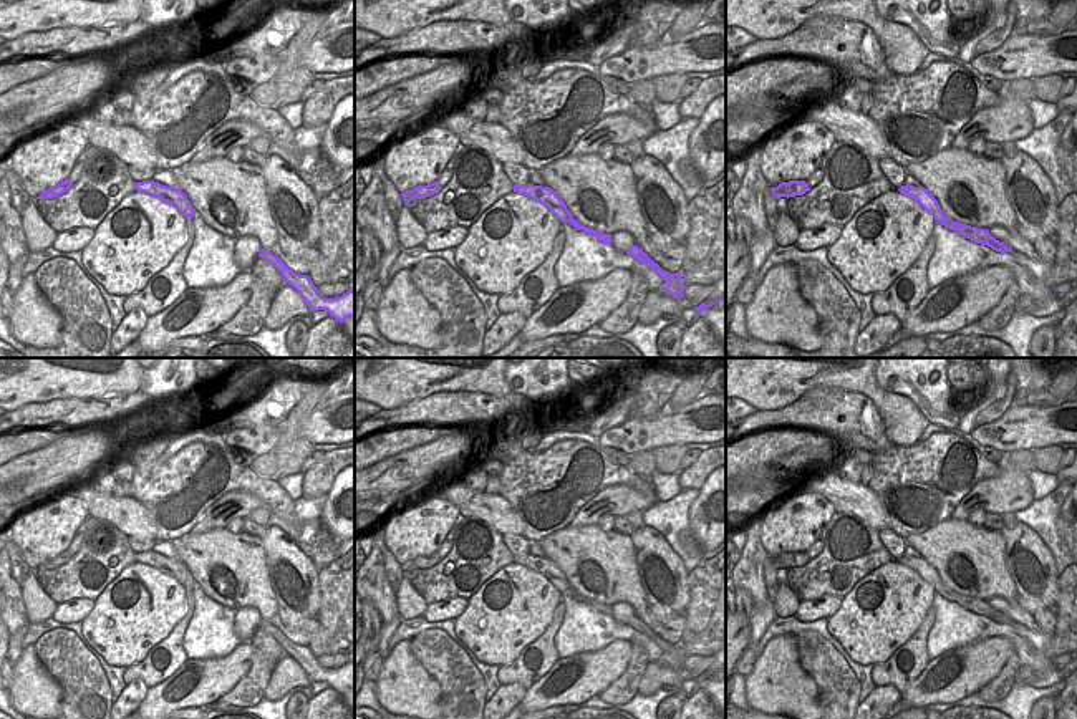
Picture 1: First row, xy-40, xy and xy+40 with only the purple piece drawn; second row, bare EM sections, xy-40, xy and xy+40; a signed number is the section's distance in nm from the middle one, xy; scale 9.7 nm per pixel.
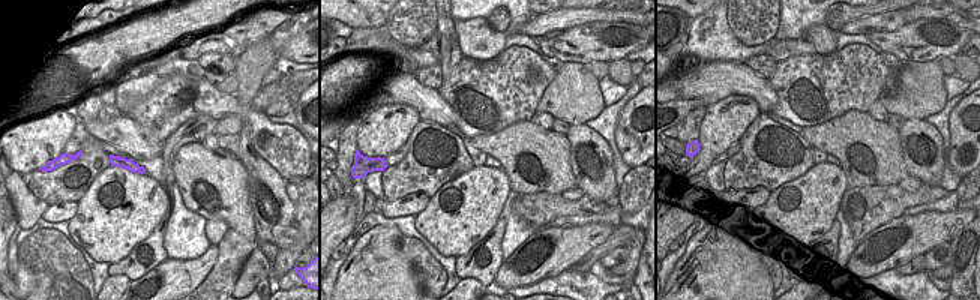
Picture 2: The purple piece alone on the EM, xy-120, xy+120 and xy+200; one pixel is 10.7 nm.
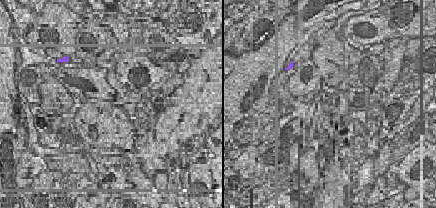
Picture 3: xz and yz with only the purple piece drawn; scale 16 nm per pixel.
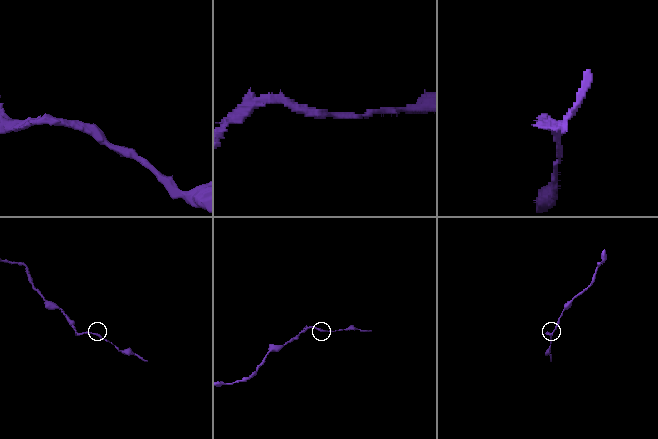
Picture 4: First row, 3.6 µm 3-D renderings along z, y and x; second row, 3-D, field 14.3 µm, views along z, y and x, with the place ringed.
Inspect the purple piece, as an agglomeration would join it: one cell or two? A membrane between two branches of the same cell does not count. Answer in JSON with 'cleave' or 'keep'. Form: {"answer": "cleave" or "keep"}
{"answer": "keep"}

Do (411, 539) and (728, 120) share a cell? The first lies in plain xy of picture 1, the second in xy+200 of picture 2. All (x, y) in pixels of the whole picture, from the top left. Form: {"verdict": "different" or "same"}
{"verdict": "same"}

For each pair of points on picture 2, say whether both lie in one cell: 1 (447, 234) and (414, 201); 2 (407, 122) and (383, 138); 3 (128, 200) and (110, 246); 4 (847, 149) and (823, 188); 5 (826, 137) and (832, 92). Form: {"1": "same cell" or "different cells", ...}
{"1": "different cells", "2": "same cell", "3": "same cell", "4": "different cells", "5": "different cells"}

